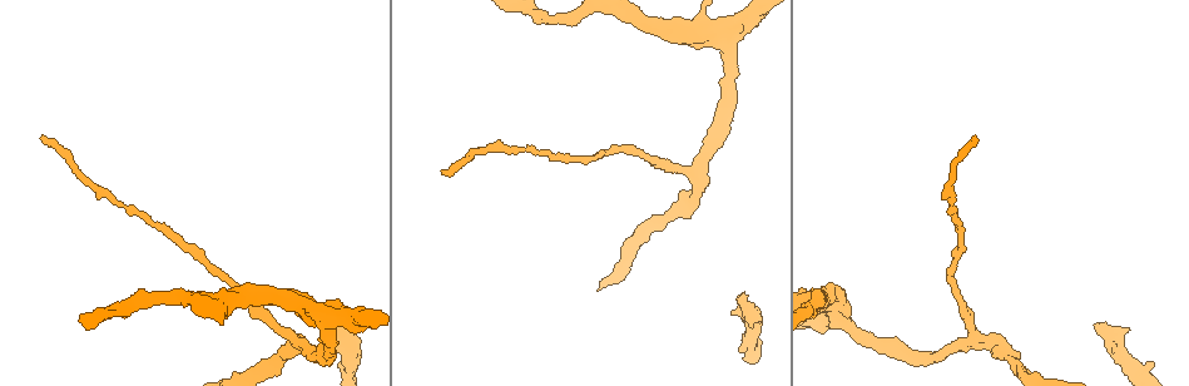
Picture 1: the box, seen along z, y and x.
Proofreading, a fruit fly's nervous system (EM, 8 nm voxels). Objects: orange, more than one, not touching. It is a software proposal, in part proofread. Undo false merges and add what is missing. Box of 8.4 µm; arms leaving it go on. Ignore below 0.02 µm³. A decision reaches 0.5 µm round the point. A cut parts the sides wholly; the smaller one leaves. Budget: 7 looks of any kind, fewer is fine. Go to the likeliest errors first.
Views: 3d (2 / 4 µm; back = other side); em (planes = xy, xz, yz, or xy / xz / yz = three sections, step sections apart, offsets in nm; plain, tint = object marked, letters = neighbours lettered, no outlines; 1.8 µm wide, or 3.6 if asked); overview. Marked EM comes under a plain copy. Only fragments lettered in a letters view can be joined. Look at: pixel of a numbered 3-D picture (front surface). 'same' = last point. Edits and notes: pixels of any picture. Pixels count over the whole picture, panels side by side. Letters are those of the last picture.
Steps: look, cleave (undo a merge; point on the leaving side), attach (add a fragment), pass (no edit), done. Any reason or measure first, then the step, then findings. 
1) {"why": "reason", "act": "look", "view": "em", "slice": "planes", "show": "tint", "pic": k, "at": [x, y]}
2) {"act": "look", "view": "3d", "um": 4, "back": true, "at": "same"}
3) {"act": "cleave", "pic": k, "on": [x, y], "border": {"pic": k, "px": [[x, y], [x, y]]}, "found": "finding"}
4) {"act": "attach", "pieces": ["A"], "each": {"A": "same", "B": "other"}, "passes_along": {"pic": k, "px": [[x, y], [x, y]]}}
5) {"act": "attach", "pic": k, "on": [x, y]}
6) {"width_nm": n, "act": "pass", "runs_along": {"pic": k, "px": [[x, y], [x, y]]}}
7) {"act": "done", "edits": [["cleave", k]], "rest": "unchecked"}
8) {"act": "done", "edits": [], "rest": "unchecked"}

{"why": "free end", "act": "look", "view": "em", "slice": "yz", "step": 16, "show": "letters", "pic": 1, "at": [1096, 324]}

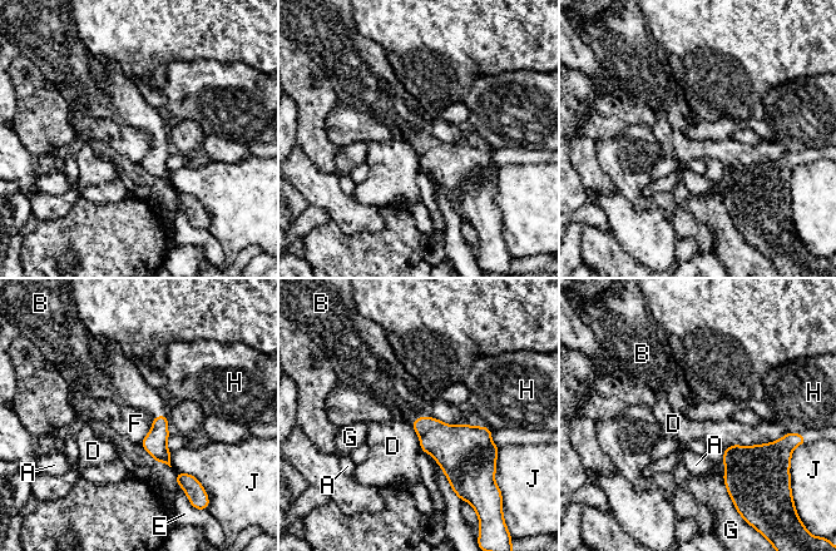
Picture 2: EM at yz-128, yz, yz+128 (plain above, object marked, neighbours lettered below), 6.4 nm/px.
{"width_nm": 200, "act": "attach", "pieces": ["B"], "each": {"A": "other", "B": "same", "D": "other", "E": "other", "F": "other", "G": "other", "H": "other", "J": "other"}, "passes_along": {"pic": 2, "px": [[446, 443], [421, 415], [400, 395]]}, "found": "the cell continues"}

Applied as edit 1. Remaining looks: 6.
{"why": "branch point", "act": "look", "view": "3d", "um": 4, "pic": 1, "at": [320, 314]}

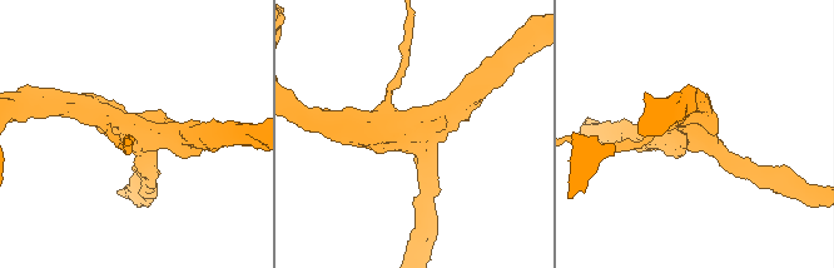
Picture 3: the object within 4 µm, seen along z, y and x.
{"arms": 3, "arm_widths_nm": [240, 240, 280], "why": "shape alone is not enough", "act": "look", "view": "em", "slice": "yz", "step": 8, "show": "letters", "pic": 3, "at": [697, 129]}

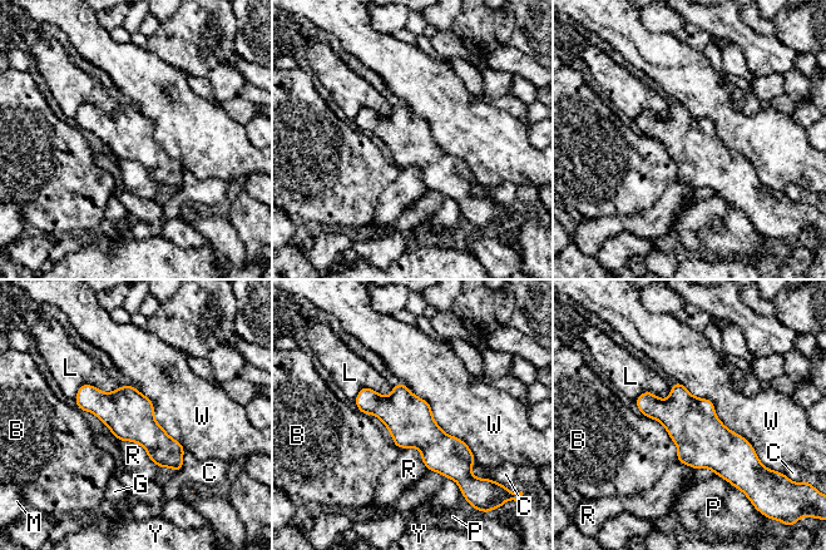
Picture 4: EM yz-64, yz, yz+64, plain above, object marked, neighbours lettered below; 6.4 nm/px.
{"act": "pass", "each": {"B": "other", "C": "other", "G": "other", "L": "other", "M": "other", "P": "other", "R": "other", "W": "other", "Y": "other"}, "runs_along": {"pic": 4, "px": [[362, 391], [397, 411], [460, 477]]}, "found": "one cell here"}

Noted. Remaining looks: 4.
{"why": "three arms meet", "act": "look", "view": "3d", "um": 4, "pic": 1, "at": [295, 337]}

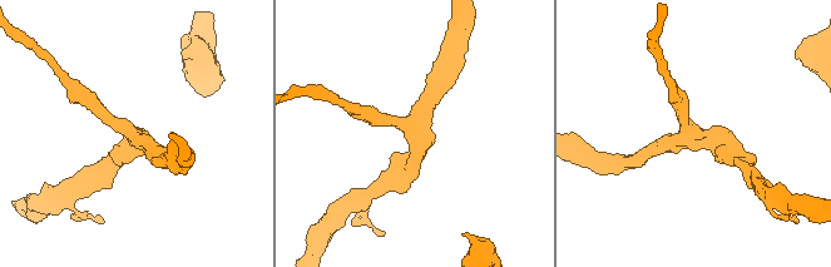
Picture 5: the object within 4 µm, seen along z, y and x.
{"arms": 3, "arm_widths_nm": [220, 220, 220], "why": "shape alone is not enough", "act": "look", "view": "em", "slice": "planes", "show": "letters", "pic": 5, "at": [683, 134]}

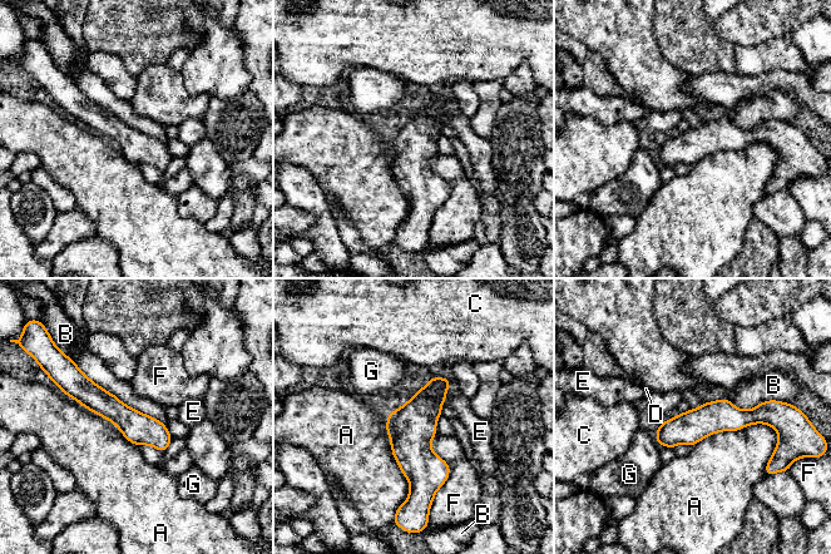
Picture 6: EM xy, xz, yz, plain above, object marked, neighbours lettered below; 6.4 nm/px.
{"act": "pass", "each": {"A": "other", "B": "other", "C": "other", "D": "other", "E": "other", "F": "other", "G": "other"}, "found": "one cell here"}

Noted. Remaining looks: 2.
{"act": "done", "edits": [["attach", 2]], "rest": "unchecked"}

